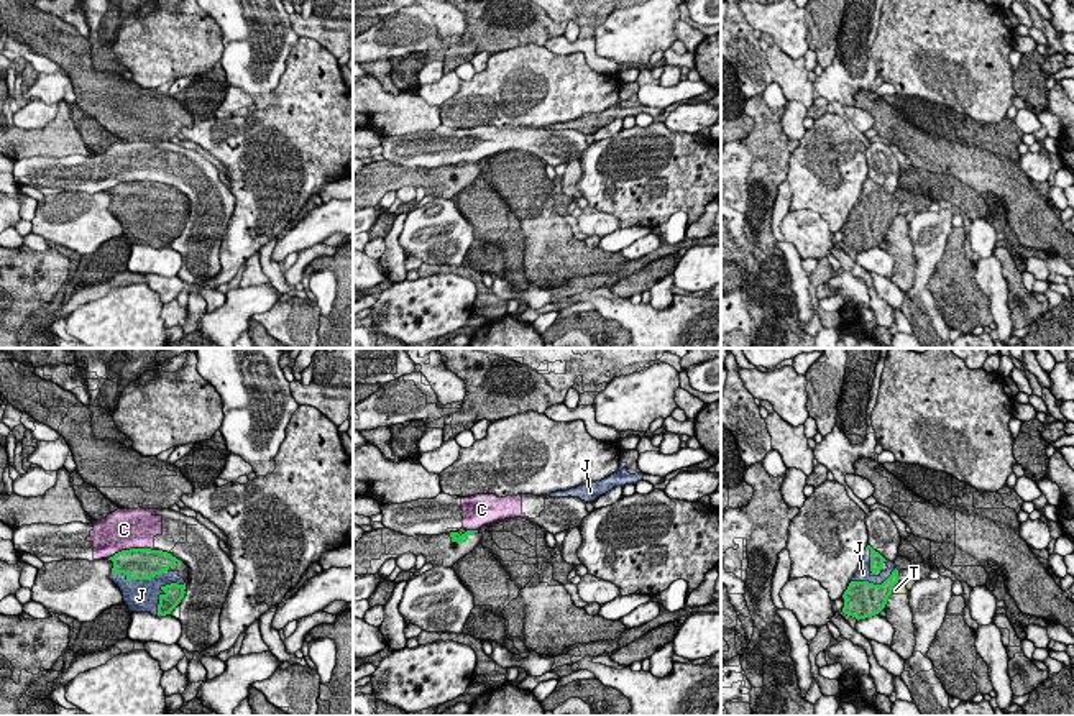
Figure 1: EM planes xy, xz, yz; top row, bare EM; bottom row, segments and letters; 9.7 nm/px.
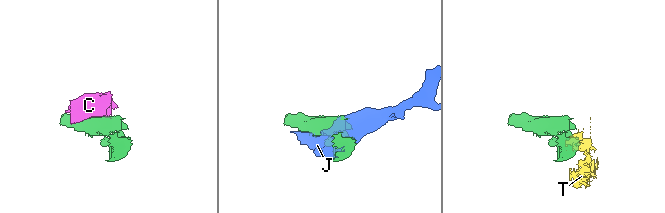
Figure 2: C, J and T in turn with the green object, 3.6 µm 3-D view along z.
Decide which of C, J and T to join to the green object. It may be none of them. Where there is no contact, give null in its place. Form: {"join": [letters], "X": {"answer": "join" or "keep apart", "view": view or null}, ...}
{"join": ["J"], "C": {"answer": "keep apart", "view": "xy"}, "J": {"answer": "join", "view": "xy"}, "T": {"answer": "keep apart", "view": "yz"}}

